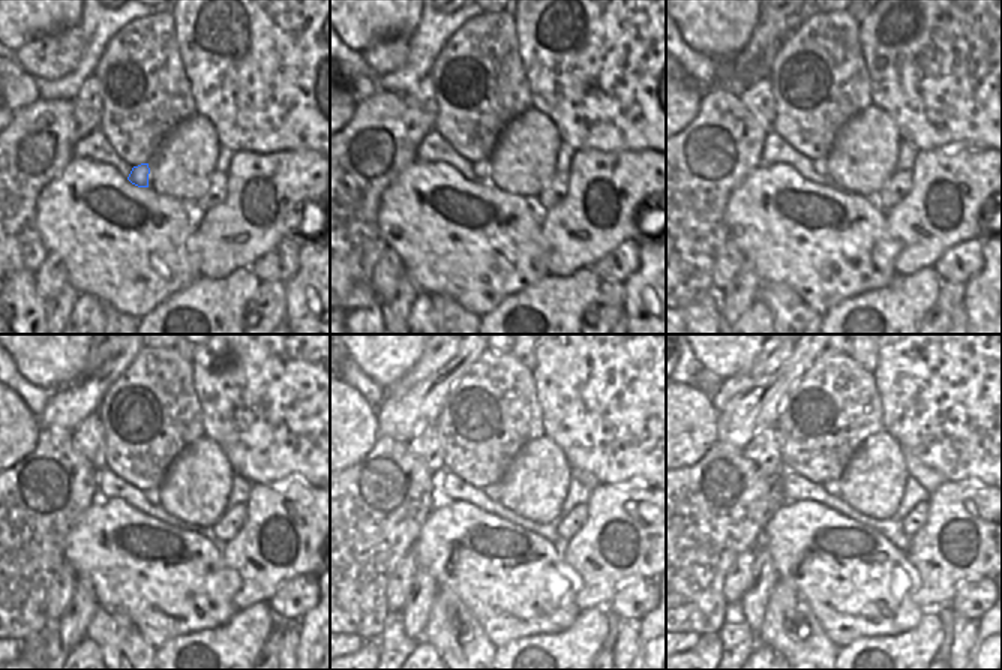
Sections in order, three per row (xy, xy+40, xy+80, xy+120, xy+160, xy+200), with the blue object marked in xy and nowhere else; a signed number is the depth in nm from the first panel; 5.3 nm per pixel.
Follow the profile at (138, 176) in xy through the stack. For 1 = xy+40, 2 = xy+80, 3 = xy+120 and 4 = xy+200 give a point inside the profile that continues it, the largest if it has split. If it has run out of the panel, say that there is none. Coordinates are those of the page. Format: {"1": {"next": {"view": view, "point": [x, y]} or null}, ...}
{"1": {"next": {"view": "xy+40", "point": [482, 170]}}, "2": {"next": {"view": "xy+80", "point": [819, 165]}}, "3": {"next": {"view": "xy+120", "point": [152, 495]}}, "4": {"next": {"view": "xy+200", "point": [831, 487]}}}

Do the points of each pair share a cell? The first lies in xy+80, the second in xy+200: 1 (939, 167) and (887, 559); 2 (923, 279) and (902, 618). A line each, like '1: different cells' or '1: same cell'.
1: different cells
2: different cells

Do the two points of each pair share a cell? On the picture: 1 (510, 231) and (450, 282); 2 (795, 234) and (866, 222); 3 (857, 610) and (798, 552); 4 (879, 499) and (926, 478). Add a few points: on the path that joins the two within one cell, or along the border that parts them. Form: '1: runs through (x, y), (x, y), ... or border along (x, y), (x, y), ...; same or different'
1: runs through (495, 240), (465, 267); same
2: runs through (813, 234), (848, 234); same
3: runs through (834, 588), (825, 579), (795, 579), (789, 574); same
4: border along (903, 454), (909, 475); different

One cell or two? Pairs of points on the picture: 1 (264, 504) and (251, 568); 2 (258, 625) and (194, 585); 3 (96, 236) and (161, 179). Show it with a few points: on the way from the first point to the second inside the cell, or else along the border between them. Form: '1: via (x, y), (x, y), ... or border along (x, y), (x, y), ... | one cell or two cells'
1: via (263, 520), (257, 526), (255, 547), (251, 552) | one cell
2: border along (239, 610), (224, 624), (207, 630) | two cells
3: border along (149, 186), (162, 195), (183, 201) | two cells

